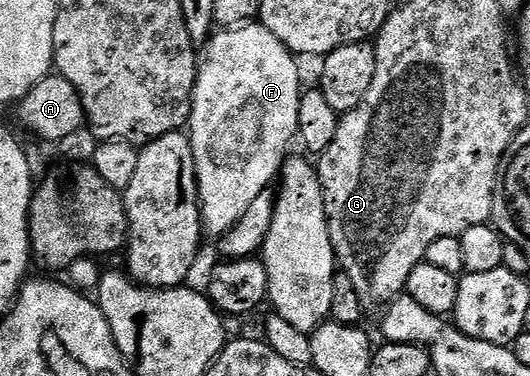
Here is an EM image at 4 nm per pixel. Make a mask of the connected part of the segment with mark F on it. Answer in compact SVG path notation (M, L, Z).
M245 23L235 27L221 28L212 35L207 42L206 48L208 50L205 53L203 50L202 60L198 65L195 91L192 92L190 136L192 138L192 154L196 160L196 186L200 189L200 216L203 217L205 230L209 234L223 235L232 230L234 223L238 223L238 219L242 219L242 214L249 209L251 201L257 195L262 195L262 191L269 189L273 182L279 178L284 162L290 156L288 148L291 147L292 141L294 145L300 132L298 127L298 109L300 107L302 88L300 89L300 69L296 66L297 58L292 50L286 48L262 23Z

